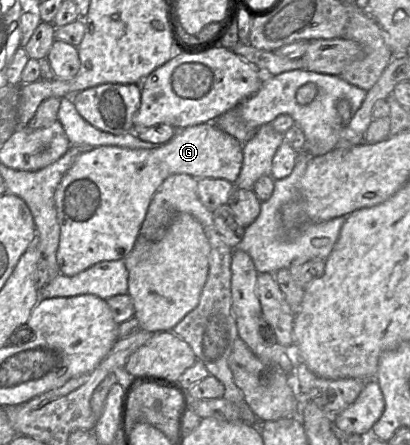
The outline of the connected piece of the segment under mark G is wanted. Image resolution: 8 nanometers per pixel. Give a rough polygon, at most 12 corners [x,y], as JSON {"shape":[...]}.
{"shape":[[214,123],[84,150],[54,195],[60,274],[124,260],[170,175],[234,184]]}

